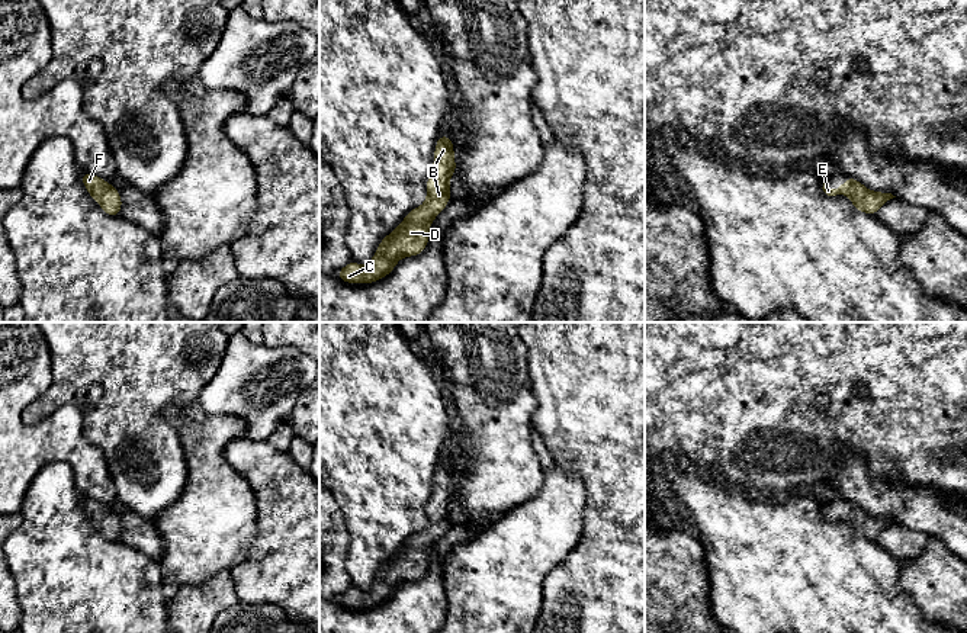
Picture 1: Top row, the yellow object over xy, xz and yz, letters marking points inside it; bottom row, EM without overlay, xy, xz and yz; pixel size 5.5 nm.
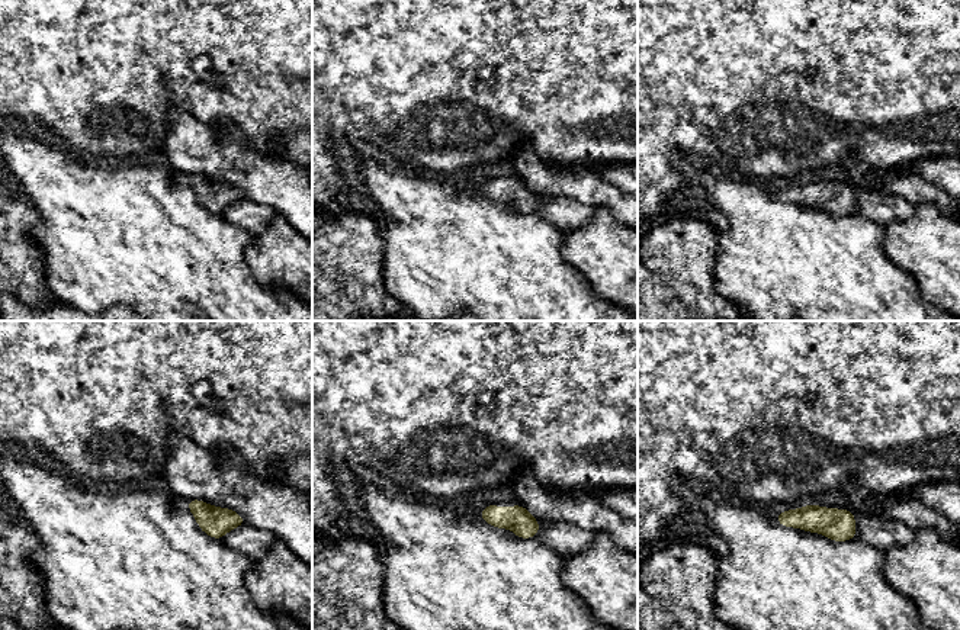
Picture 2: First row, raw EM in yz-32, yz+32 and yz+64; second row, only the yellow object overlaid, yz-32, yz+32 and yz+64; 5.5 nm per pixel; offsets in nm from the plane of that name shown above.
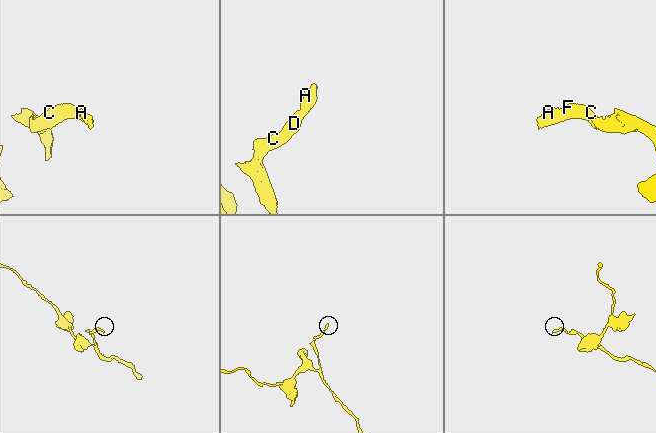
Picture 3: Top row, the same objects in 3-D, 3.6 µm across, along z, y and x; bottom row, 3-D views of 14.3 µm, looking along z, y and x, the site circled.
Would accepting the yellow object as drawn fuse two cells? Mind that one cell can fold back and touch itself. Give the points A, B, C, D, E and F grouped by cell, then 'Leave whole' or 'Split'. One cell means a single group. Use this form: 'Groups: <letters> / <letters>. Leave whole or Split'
Groups: A B C D E F. Leave whole

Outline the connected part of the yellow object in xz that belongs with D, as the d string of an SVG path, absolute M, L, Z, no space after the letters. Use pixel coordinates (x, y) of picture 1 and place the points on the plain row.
M440 460L427 504L425 528L409 536L401 550L382 565L367 591L350 587L337 601L346 608L373 608L388 601L401 582L420 581L428 569L430 549L450 527L449 505L454 498L453 466Z

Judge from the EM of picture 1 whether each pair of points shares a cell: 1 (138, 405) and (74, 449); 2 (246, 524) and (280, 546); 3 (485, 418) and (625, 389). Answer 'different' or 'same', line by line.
1: different
2: different
3: different

